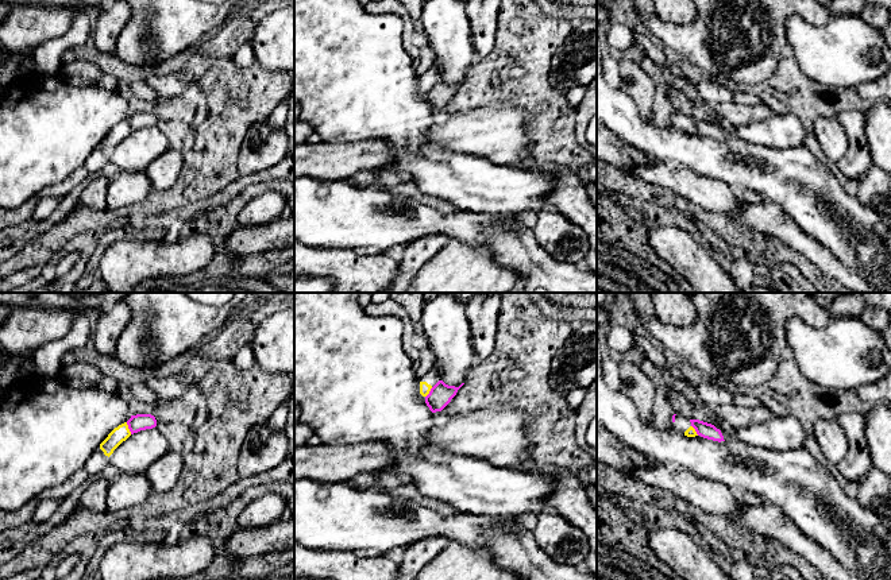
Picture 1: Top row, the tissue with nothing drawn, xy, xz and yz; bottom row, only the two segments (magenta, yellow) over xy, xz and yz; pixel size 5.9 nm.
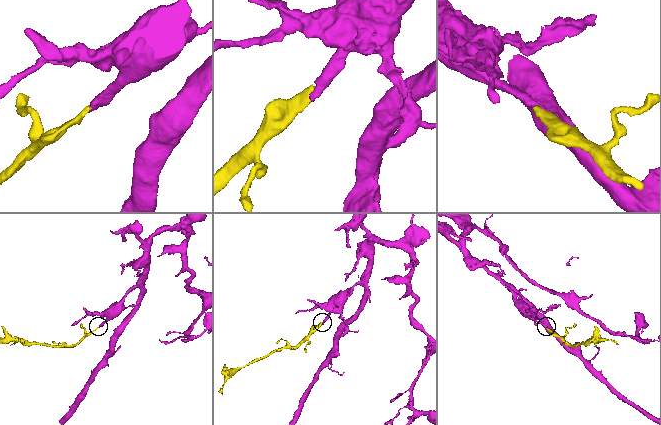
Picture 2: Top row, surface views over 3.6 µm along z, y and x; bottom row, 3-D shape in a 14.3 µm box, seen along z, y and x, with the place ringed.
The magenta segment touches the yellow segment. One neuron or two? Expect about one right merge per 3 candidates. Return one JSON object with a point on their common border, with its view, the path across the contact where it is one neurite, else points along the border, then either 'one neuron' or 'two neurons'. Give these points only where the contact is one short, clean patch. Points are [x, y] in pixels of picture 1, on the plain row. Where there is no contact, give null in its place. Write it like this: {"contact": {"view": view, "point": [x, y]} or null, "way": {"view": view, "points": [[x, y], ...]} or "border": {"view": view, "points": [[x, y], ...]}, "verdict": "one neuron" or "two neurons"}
{"contact": {"view": "xy", "point": [128, 126]}, "way": {"view": "xy", "points": [[138, 120], [128, 126], [120, 131]]}, "verdict": "one neuron"}

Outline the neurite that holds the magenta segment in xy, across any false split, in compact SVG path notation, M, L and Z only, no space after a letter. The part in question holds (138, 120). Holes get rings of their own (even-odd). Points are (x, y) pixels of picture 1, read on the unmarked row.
M136 112L131 113L131 116L115 125L108 135L100 142L100 147L105 154L111 154L113 148L126 139L131 132L138 131L140 128L153 127L157 124L157 117L151 112Z

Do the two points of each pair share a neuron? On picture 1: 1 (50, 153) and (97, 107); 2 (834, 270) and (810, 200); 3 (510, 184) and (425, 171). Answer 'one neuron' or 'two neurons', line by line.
1: one neuron
2: two neurons
3: one neuron

